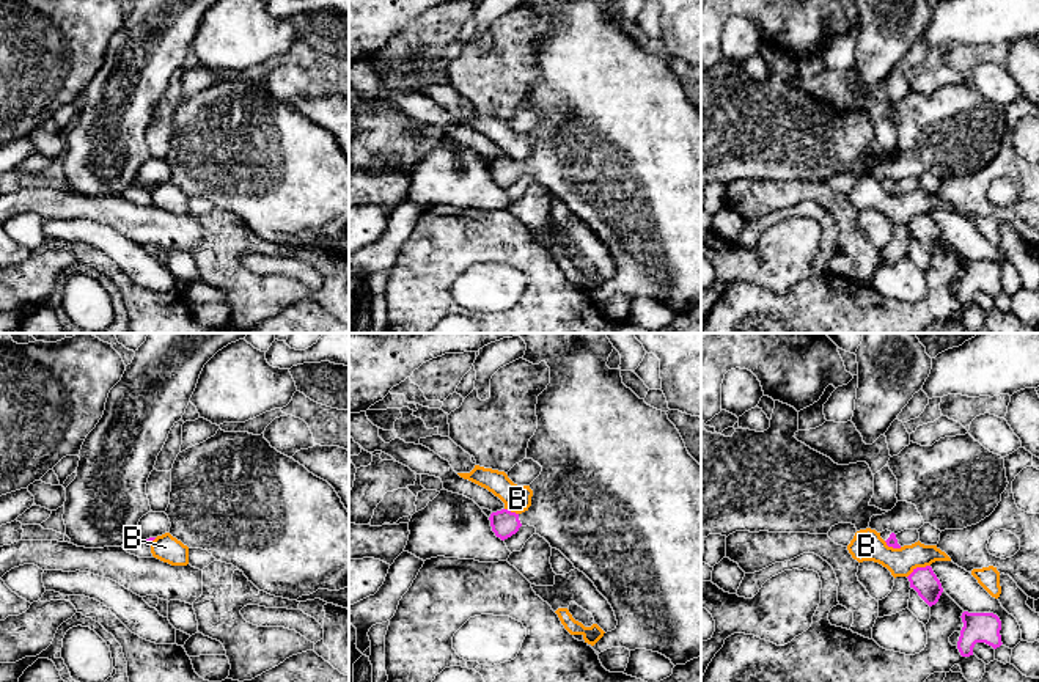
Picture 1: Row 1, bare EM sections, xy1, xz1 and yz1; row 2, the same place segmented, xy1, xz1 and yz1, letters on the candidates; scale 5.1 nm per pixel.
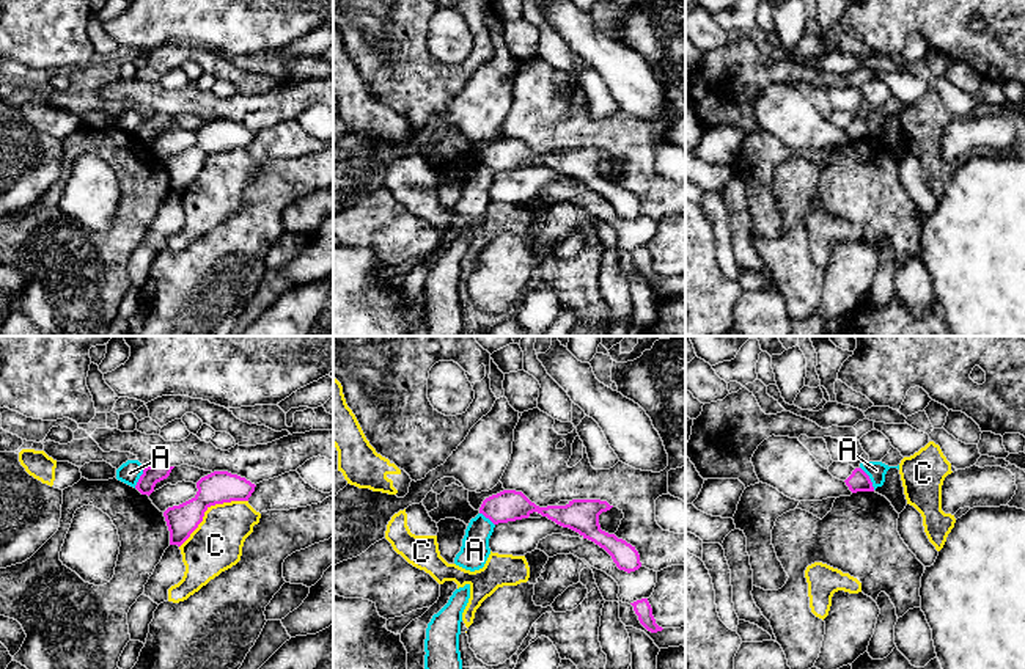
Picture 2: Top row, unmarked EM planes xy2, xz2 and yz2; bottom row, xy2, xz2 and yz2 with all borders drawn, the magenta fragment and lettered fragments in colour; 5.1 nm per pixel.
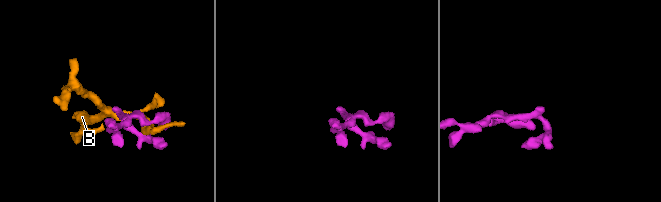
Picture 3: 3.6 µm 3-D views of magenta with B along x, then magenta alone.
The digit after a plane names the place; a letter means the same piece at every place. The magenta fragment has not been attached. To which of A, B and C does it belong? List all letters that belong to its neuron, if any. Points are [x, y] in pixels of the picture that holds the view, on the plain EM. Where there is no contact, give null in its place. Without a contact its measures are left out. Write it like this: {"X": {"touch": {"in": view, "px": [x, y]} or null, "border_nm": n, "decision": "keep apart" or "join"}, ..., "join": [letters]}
{"A": {"touch": {"in": "yz2", "px": [868, 126]}, "border_nm": 140, "decision": "keep apart"}, "B": {"touch": {"in": "yz1", "px": [918, 216]}, "border_nm": 140, "decision": "keep apart"}, "C": {"touch": {"in": "xy2", "px": [206, 157]}, "border_nm": 420, "decision": "keep apart"}, "join": []}

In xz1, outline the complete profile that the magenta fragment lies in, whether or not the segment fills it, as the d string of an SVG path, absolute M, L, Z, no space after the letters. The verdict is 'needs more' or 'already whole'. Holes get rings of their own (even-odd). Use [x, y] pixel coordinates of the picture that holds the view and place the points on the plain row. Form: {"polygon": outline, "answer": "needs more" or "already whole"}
{"polygon": "M525 0L523 8L539 13L545 9L550 16L550 31L538 44L536 64L538 77L528 90L527 107L533 107L542 115L541 123L530 132L533 138L531 154L516 162L508 157L492 160L489 168L492 179L501 189L511 185L520 174L534 174L536 182L544 185L552 196L560 198L575 217L583 220L597 236L597 239L611 253L618 273L593 294L596 300L611 295L626 295L629 299L646 297L659 300L676 313L701 305L701 113L688 102L685 91L668 68L666 60L657 58L640 47L622 31L621 17L607 14L611 0Z", "answer": "needs more"}

